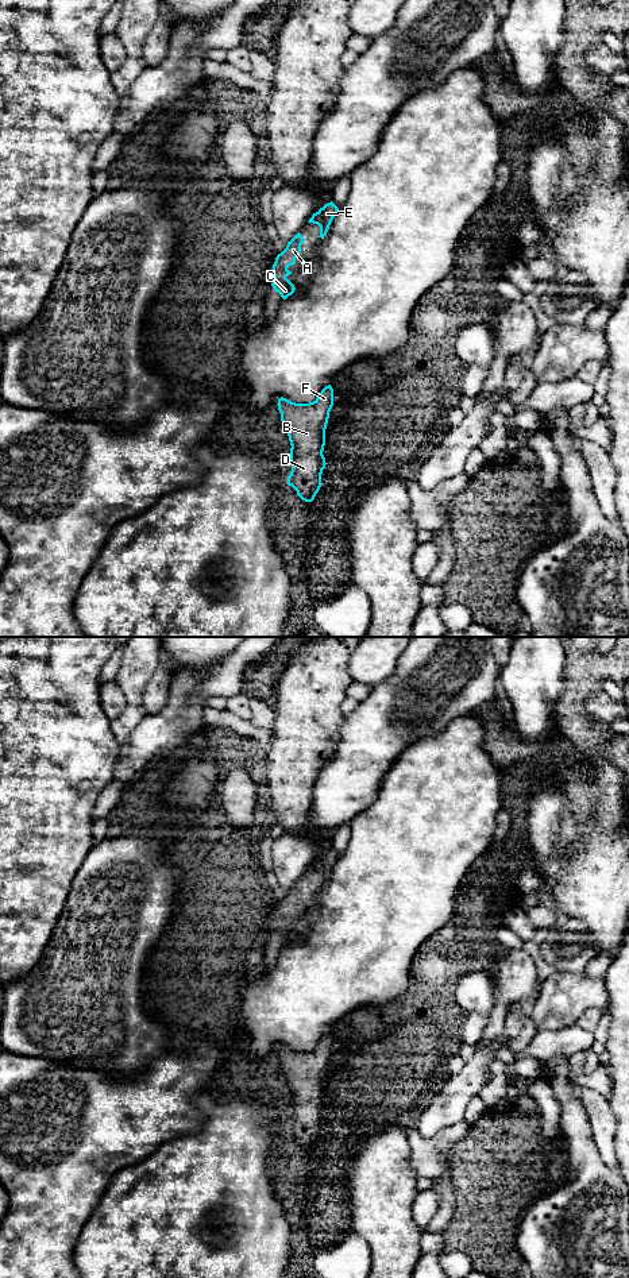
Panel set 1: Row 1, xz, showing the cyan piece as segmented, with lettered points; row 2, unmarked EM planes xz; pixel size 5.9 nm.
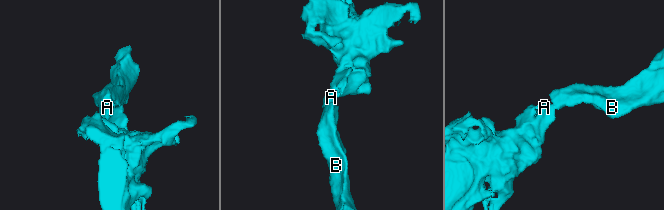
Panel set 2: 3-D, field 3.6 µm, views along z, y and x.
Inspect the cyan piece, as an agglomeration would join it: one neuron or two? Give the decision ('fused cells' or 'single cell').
single cell

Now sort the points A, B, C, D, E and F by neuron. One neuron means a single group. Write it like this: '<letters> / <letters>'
A B C D E F

